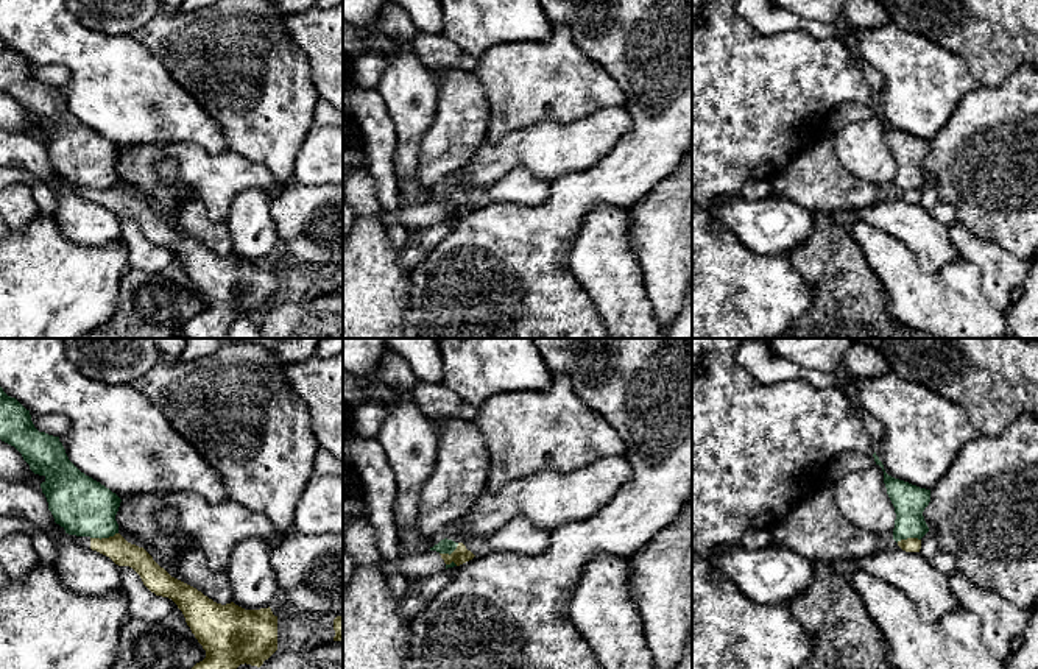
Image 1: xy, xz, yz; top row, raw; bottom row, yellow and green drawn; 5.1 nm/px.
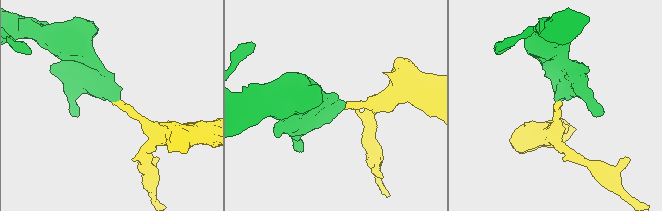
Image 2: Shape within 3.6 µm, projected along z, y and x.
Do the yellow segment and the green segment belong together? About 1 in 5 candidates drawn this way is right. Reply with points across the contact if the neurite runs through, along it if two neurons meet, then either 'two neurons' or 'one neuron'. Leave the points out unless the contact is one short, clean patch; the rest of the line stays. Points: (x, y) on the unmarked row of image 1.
along xy (117, 183), (108, 187), (91, 189) | two neurons

